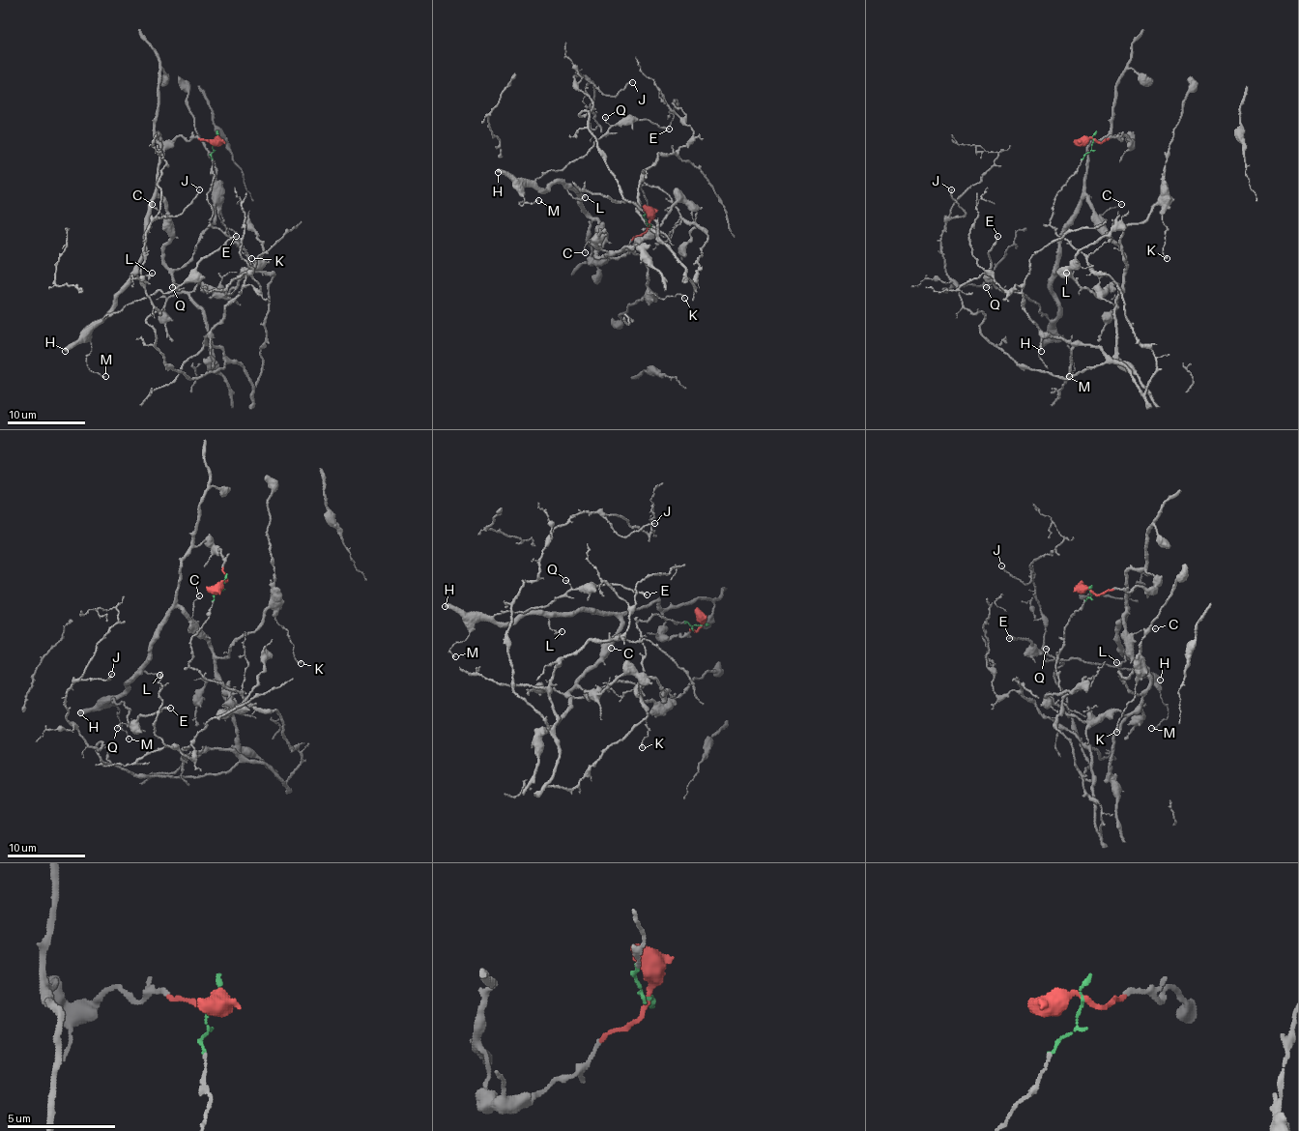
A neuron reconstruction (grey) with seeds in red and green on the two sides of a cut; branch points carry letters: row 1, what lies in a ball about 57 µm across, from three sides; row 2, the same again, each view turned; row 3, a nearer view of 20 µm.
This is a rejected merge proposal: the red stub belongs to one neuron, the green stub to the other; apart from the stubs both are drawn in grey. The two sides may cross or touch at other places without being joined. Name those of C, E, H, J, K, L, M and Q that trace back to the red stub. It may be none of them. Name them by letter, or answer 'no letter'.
C, E, H, K, L, M, Q

